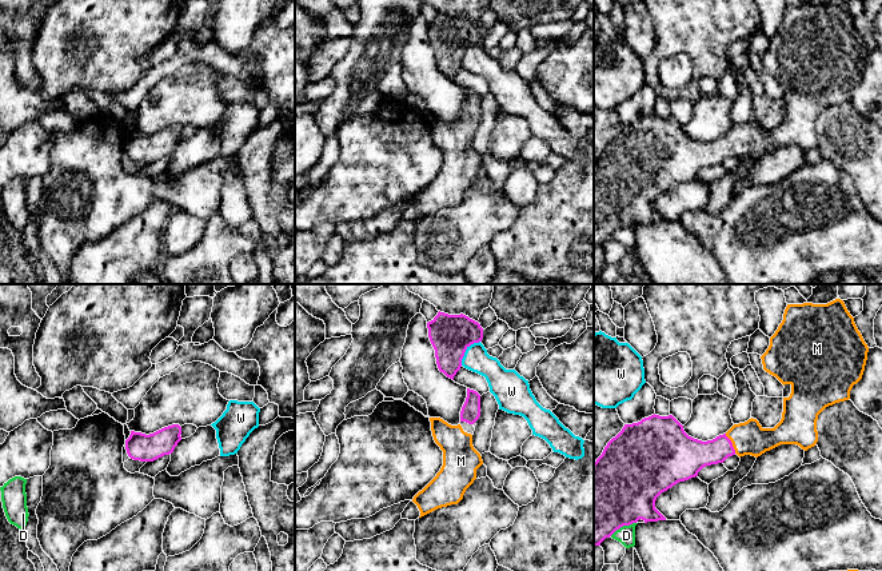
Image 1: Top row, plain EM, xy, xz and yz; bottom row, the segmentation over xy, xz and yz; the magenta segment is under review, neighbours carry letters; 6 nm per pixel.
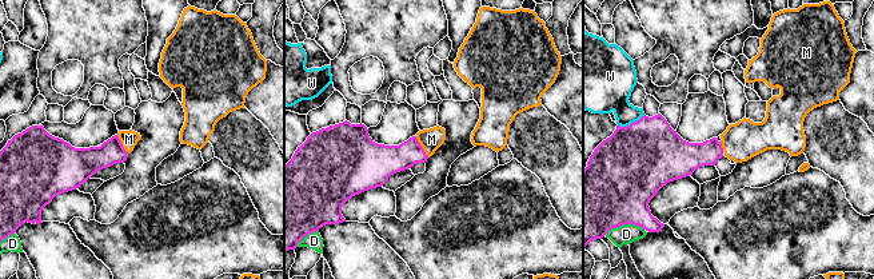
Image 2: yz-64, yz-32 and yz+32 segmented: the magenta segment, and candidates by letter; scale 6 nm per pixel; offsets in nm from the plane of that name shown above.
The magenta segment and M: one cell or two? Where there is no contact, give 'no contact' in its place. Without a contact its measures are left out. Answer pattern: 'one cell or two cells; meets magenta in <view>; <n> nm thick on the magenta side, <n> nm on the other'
one cell; meets magenta in yz; 190 nm thick on the magenta side, 200 nm on the other

